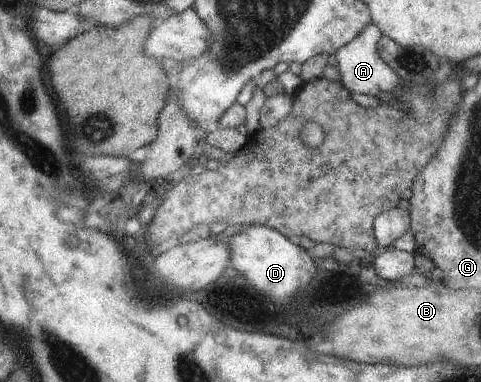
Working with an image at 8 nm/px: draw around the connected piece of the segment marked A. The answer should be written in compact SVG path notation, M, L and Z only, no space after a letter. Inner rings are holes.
M373 23L368 24L348 44L335 52L338 79L341 85L350 93L369 94L377 97L381 92L398 92L402 88L402 79L392 72L392 69L378 56L376 44L382 36L379 28Z

